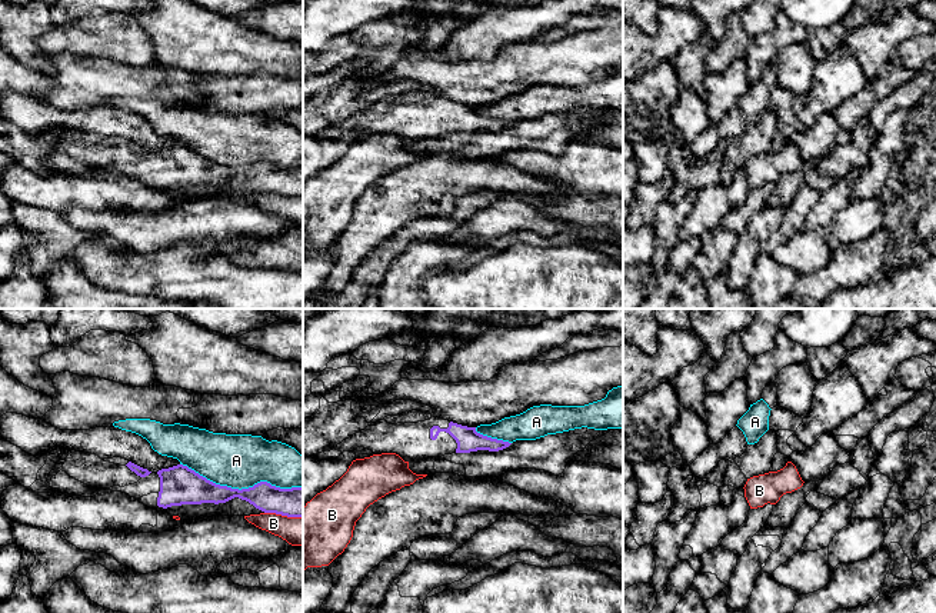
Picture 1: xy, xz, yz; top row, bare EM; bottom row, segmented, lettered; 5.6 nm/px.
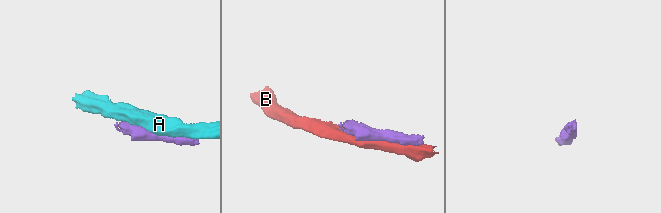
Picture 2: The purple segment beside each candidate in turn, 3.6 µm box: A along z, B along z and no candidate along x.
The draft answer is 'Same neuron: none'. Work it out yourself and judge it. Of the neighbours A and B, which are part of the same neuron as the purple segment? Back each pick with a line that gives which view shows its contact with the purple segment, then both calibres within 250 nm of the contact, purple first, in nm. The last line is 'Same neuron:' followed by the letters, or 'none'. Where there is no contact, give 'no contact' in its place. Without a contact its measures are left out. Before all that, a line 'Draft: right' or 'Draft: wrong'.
Draft: right
Same neuron: none

